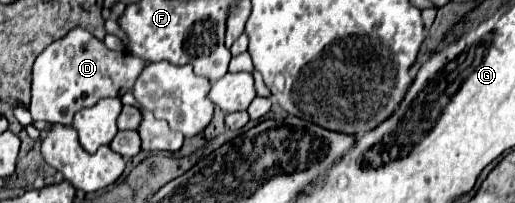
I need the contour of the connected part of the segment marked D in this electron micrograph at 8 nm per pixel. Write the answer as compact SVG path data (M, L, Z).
M73 28L67 36L49 44L35 60L31 84L31 116L33 120L71 124L75 112L93 106L105 96L123 96L131 90L145 62L127 52L115 52L83 28Z

